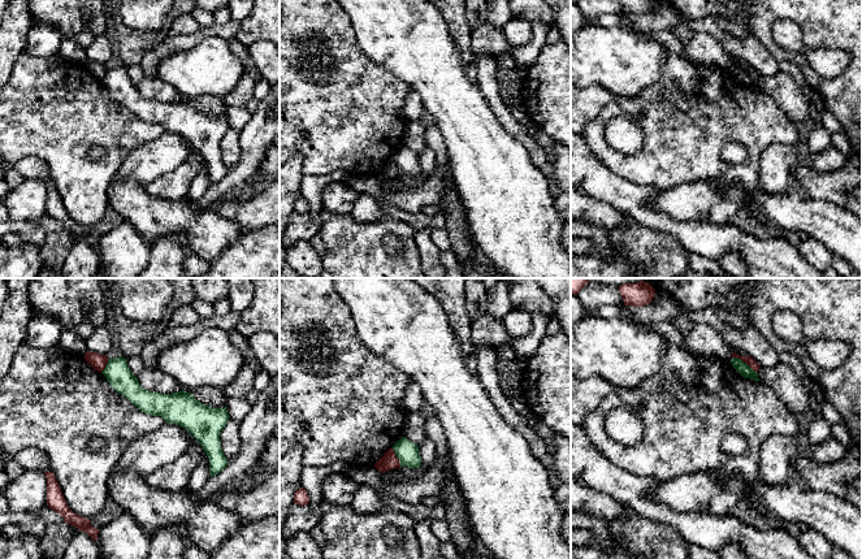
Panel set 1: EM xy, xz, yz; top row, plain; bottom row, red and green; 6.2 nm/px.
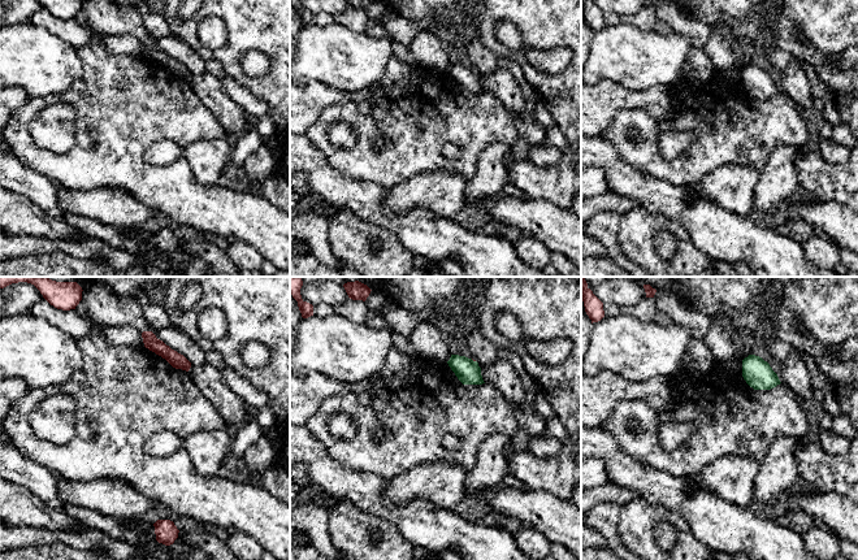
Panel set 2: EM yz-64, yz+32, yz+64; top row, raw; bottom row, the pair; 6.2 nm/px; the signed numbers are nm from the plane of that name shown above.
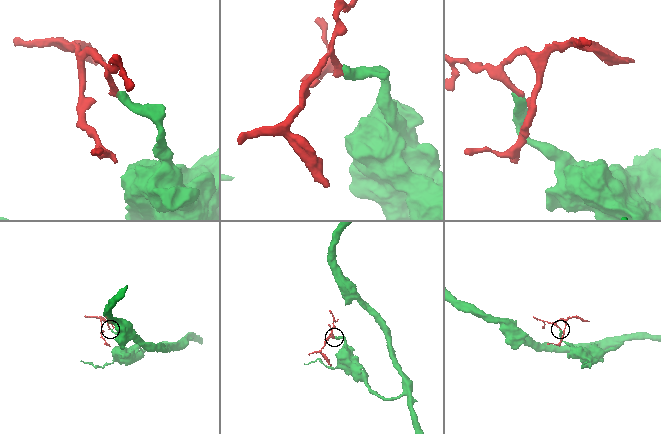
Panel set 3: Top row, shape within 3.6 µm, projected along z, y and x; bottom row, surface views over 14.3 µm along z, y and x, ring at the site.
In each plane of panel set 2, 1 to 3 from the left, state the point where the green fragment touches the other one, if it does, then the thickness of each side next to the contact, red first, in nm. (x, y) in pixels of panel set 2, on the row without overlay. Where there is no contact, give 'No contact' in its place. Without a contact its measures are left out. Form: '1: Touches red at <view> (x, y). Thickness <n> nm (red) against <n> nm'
1: No contact
2: Touches red at yz+32 (473, 69). Thickness 20 nm (red) against 150 nm
3: No contact

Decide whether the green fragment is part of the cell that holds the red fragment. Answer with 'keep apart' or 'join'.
keep apart

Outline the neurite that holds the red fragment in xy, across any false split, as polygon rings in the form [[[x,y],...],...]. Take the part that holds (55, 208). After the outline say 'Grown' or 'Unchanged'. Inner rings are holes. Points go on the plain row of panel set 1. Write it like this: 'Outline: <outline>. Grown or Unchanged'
Outline: [[[44,181],[47,186],[47,214],[64,226],[64,230],[86,240],[92,248],[98,250],[99,238],[94,237],[91,229],[74,222],[66,213],[61,196],[53,181]]]. Unchanged

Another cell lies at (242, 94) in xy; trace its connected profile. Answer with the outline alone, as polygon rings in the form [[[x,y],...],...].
[[[237,38],[228,40],[228,44],[234,55],[244,64],[244,74],[242,75],[237,87],[233,88],[225,98],[225,105],[228,107],[246,107],[246,104],[252,99],[254,95],[254,75],[248,68],[248,61],[251,56],[247,51],[247,44],[242,43]]]

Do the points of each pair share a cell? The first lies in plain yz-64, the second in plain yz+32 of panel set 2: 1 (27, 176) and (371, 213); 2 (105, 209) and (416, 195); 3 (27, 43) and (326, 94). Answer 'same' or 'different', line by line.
1: same
2: same
3: different

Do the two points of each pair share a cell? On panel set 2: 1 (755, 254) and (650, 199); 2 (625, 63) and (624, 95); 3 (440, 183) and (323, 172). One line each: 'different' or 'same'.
1: same
2: different
3: different

